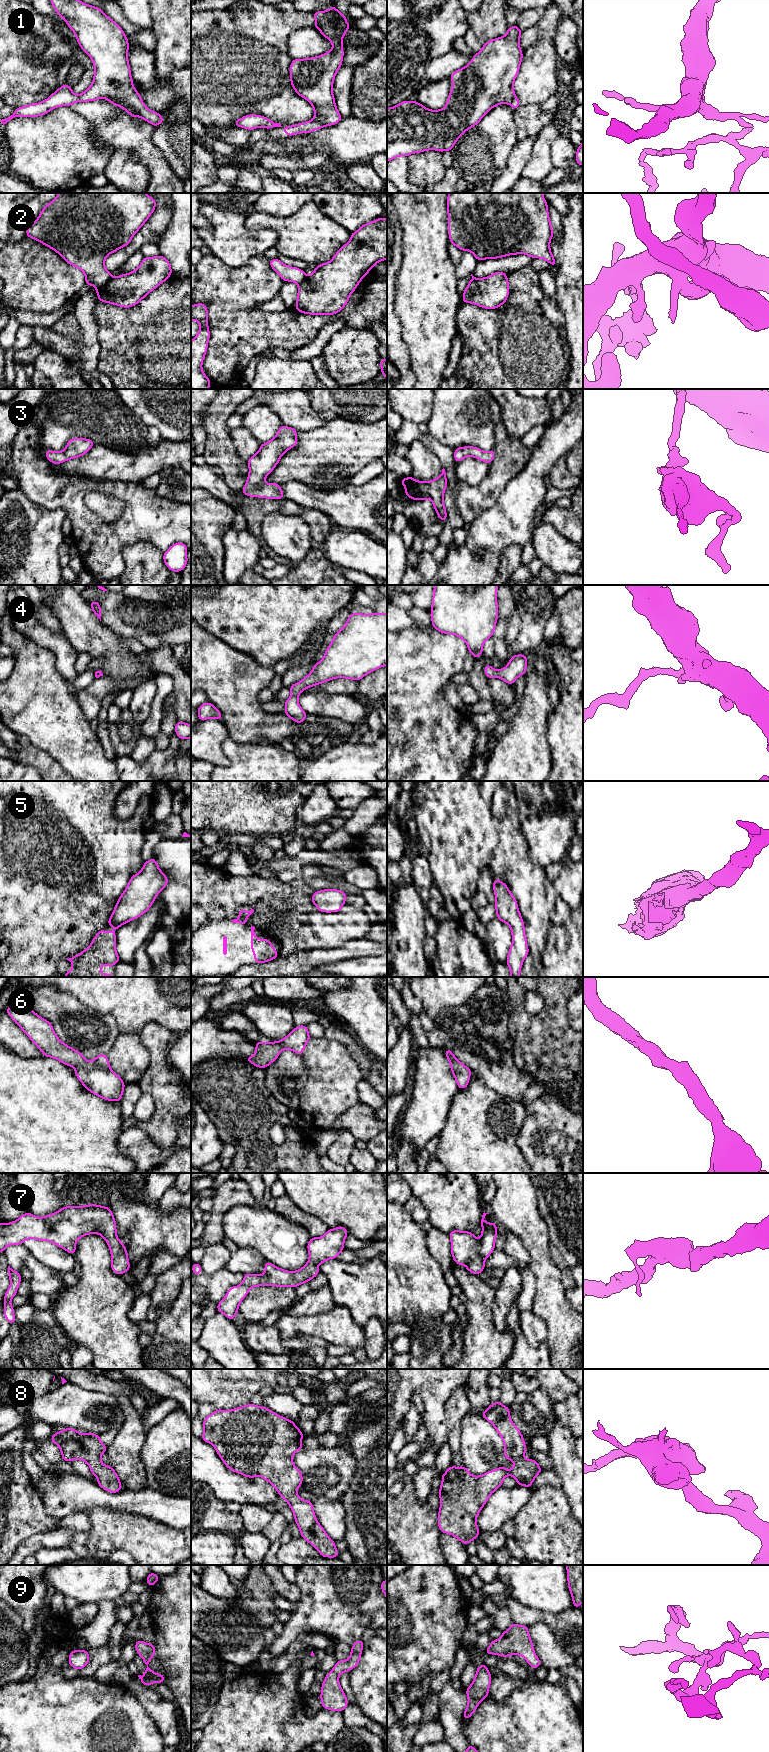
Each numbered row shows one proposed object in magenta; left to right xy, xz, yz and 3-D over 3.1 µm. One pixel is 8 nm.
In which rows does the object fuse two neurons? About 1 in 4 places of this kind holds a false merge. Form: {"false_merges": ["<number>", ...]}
{"false_merges": ["1", "2"]}

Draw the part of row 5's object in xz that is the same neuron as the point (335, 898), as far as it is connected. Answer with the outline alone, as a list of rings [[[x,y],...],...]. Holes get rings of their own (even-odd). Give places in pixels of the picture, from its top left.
[[[324,889],[316,891],[311,897],[312,904],[314,904],[319,912],[340,912],[344,904],[345,898],[348,894],[337,889]]]

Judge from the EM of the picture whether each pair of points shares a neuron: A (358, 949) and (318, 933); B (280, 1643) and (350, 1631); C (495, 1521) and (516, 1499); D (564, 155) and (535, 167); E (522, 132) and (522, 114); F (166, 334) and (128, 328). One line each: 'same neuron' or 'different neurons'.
A: different neurons
B: same neuron
C: same neuron
D: different neurons
E: same neuron
F: same neuron

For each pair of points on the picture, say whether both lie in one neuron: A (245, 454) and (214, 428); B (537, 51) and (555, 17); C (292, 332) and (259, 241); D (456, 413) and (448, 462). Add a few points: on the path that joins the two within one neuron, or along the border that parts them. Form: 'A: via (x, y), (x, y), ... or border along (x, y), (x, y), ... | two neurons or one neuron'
A: border along (229, 430), (229, 435), (237, 454), (246, 461) | two neurons
B: border along (552, 39), (539, 39), (523, 52) | two neurons
C: border along (262, 254), (251, 257), (241, 265) | two neurons
D: border along (430, 435), (442, 444), (454, 448) | two neurons

